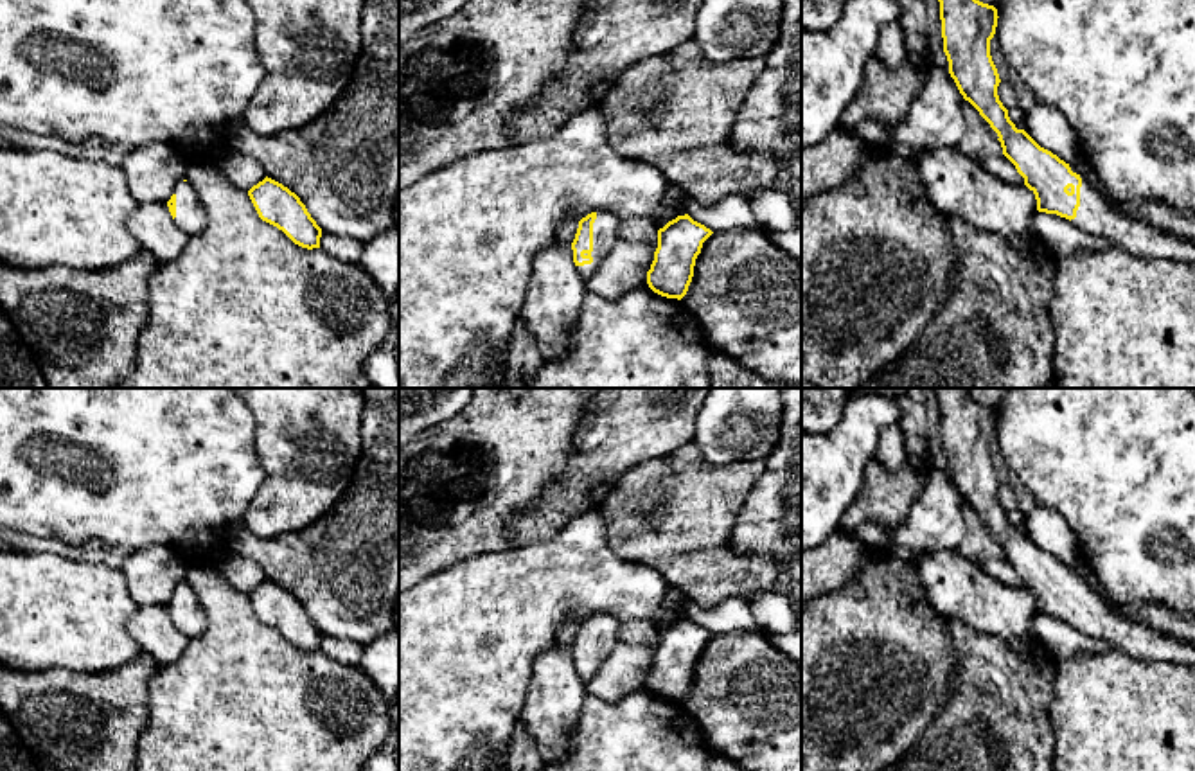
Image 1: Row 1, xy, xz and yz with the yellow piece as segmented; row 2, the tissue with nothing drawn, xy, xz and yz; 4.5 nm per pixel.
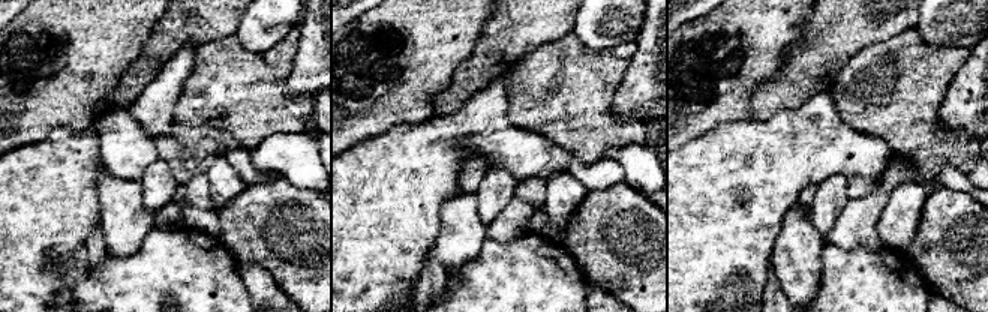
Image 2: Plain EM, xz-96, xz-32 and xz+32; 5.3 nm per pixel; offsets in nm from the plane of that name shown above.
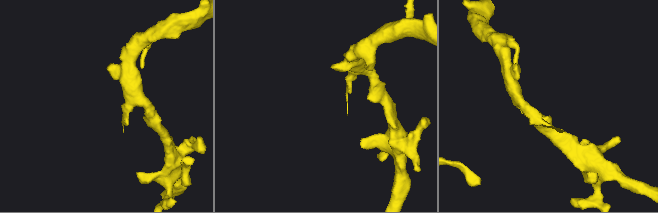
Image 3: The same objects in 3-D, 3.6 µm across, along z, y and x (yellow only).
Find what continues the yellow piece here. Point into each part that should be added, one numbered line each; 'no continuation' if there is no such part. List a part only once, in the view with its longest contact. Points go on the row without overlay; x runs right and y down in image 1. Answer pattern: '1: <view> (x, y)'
1: xz (552, 705)

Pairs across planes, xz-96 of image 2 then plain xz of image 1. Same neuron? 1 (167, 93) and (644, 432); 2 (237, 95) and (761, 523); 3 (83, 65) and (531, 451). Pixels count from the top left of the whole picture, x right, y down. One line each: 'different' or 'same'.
1: different
2: different
3: same

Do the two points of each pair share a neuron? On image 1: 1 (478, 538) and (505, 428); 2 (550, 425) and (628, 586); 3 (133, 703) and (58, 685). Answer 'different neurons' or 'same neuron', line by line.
1: same neuron
2: different neurons
3: same neuron

